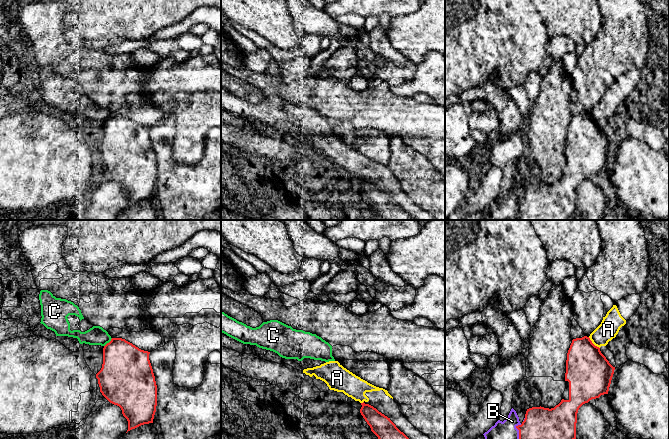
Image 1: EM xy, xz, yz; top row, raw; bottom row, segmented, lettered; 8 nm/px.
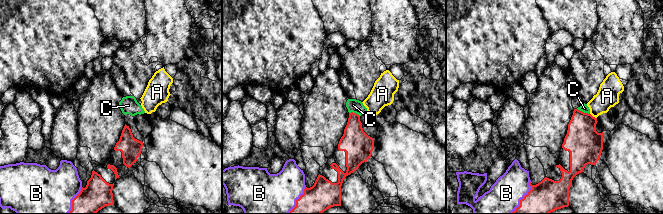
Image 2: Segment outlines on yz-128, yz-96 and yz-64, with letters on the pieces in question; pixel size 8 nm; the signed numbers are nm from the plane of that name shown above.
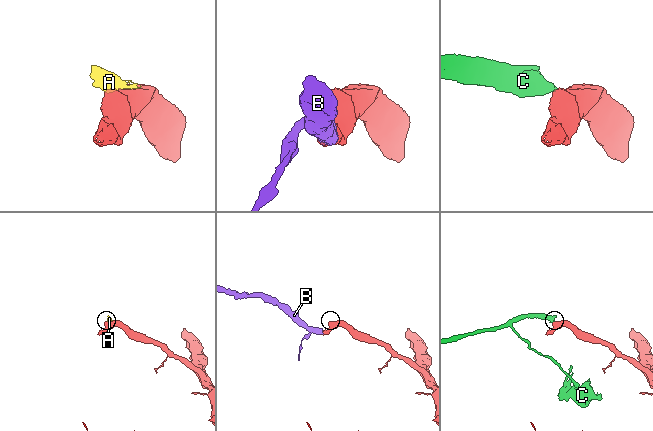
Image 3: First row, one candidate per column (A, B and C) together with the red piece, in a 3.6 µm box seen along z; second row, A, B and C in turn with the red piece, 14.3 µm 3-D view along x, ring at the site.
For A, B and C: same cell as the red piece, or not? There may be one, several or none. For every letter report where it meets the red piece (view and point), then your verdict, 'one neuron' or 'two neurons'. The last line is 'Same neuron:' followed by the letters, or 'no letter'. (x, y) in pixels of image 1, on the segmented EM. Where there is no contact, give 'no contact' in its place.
A: yz (592, 343) | two neurons
B: yz (518, 429) | one neuron
C: xy (109, 342) | two neurons
Same neuron: B

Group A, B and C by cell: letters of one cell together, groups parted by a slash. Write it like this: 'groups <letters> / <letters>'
groups A C / B

